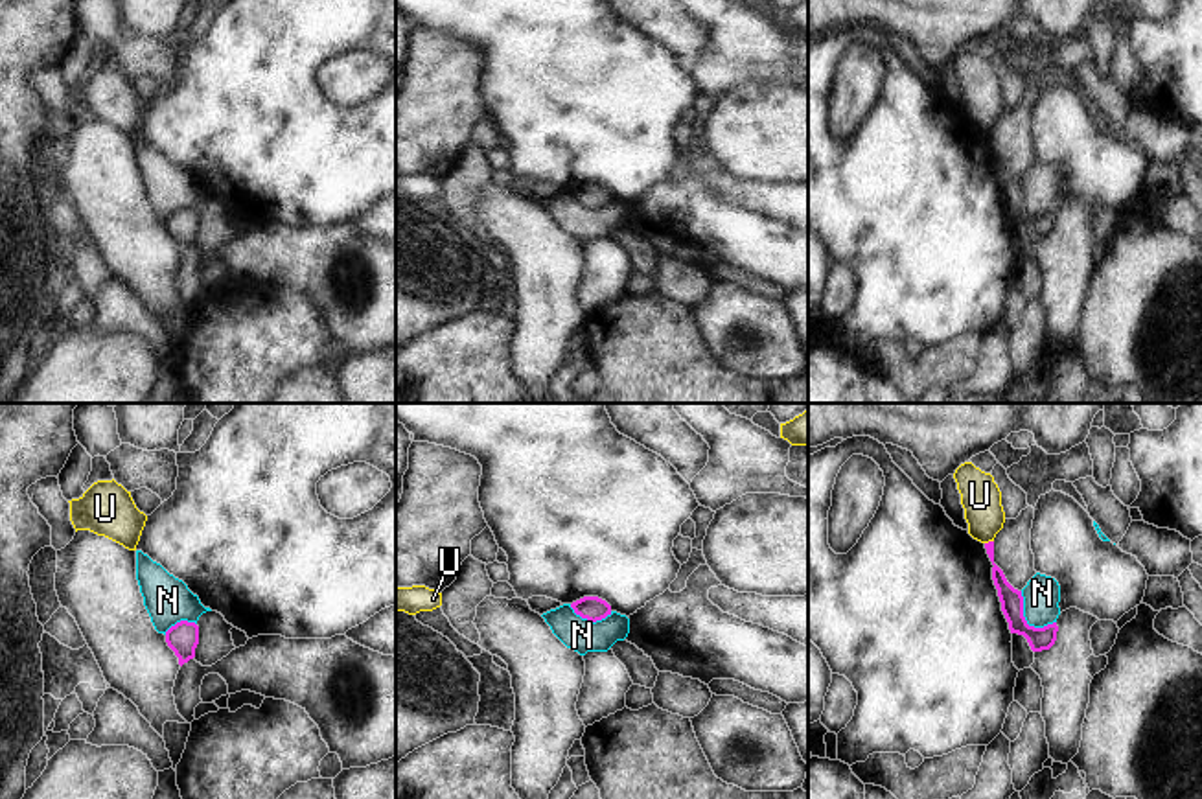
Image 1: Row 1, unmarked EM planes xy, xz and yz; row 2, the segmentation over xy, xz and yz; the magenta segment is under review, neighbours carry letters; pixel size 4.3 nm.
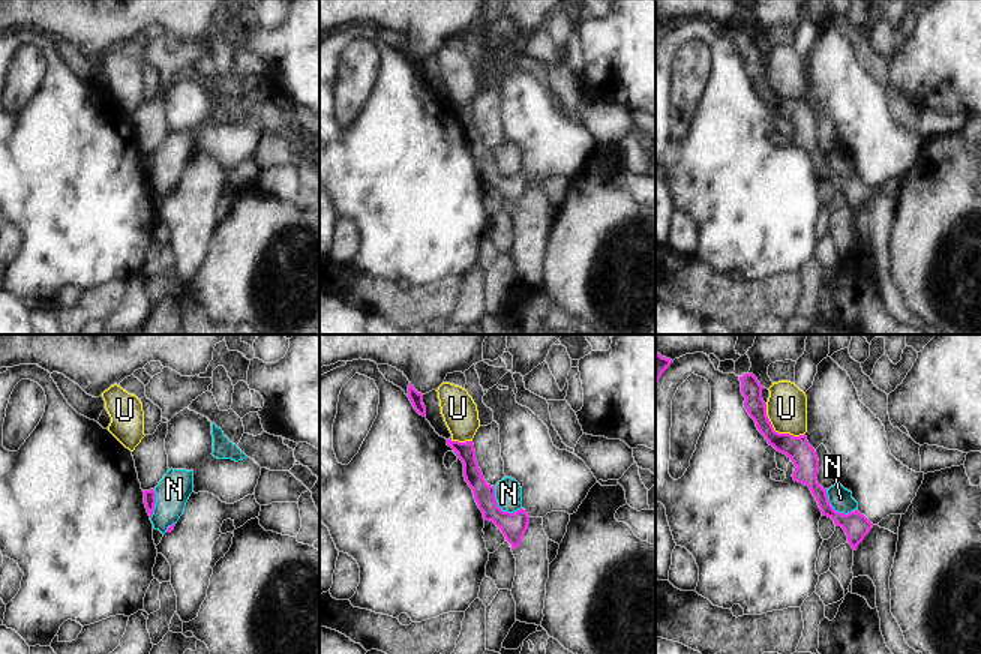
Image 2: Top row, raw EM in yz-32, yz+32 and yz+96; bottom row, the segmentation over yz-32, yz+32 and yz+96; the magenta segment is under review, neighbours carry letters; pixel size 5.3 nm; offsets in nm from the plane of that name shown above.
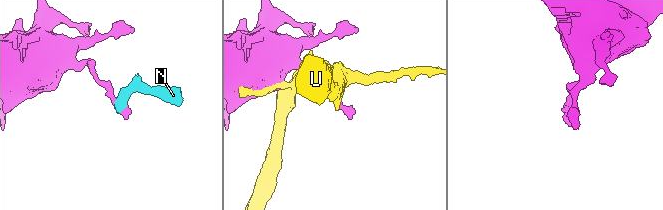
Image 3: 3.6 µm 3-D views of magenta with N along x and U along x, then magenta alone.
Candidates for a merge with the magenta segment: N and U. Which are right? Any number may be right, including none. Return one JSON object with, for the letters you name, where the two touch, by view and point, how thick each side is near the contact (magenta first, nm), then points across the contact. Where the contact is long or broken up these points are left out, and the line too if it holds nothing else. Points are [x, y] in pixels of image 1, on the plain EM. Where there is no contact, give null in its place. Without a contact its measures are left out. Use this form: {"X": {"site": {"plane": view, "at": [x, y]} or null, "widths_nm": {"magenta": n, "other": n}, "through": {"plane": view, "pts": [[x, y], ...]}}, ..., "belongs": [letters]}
{"belongs": []}

